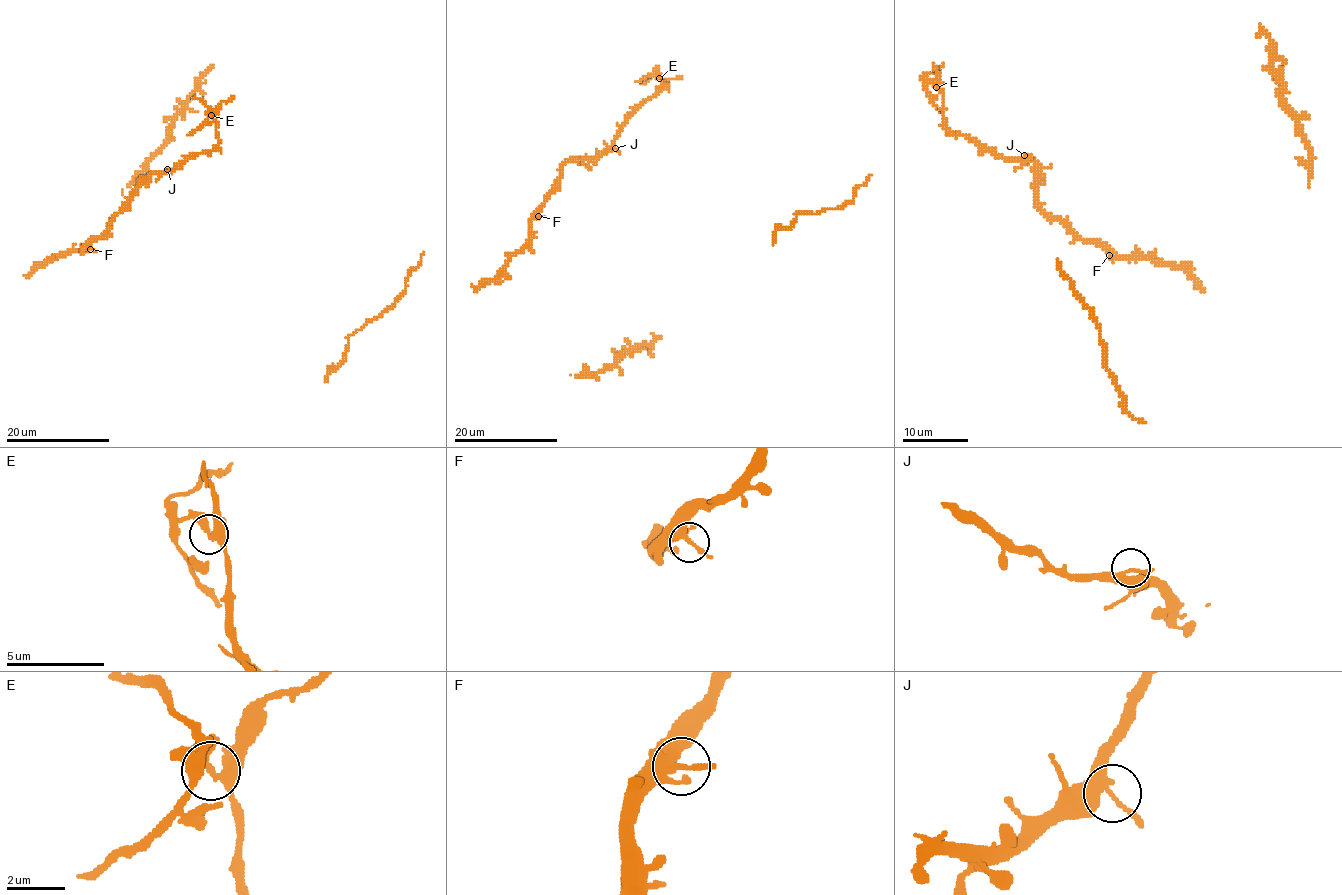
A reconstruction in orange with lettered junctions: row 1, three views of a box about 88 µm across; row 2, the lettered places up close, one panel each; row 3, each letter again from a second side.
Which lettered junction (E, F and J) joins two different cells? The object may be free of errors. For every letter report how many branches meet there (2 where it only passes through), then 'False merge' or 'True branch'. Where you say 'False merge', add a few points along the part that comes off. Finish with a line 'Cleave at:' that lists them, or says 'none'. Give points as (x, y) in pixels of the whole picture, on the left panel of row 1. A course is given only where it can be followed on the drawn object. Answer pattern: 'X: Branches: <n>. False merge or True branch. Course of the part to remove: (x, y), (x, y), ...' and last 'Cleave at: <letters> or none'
E: Branches: 3. False merge. Course of the part to remove: (211, 115), (210, 111), (207, 119), (188, 134)
F: Branches: 3. True branch
J: Branches: 3. True branch
Cleave at: E

